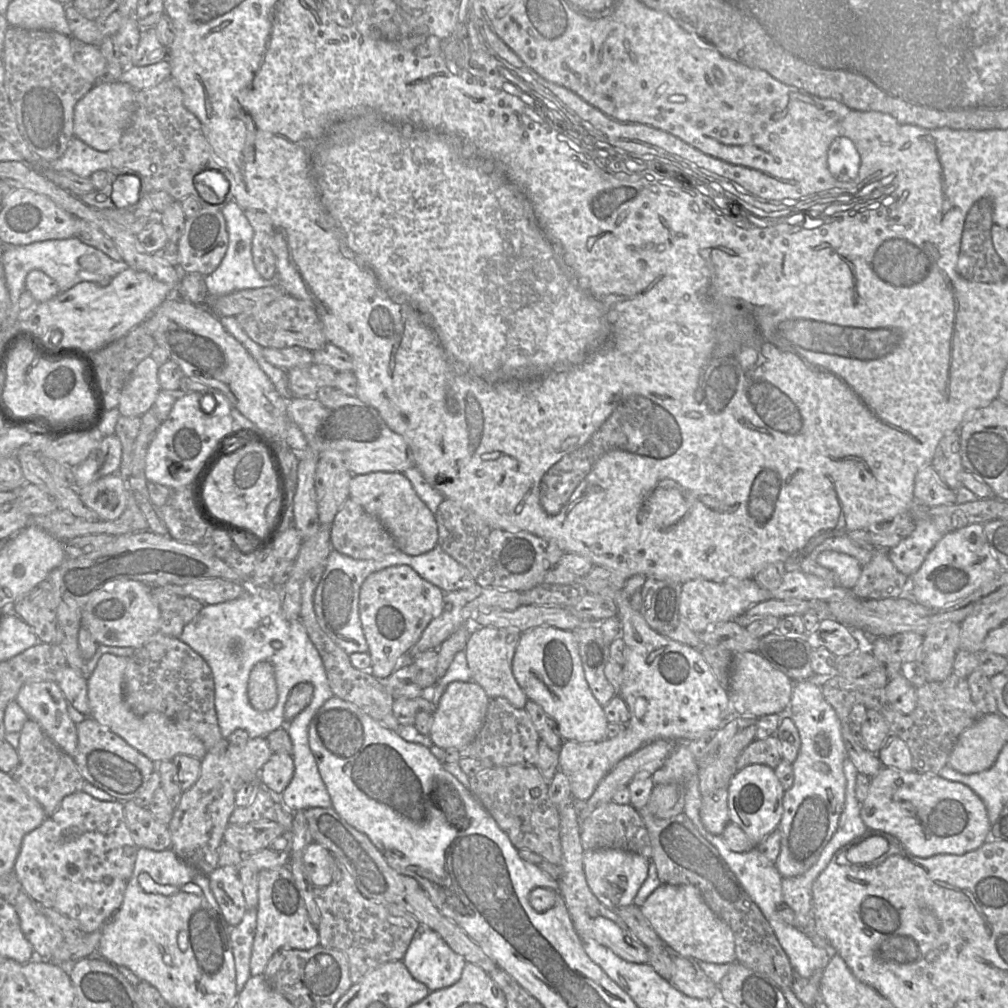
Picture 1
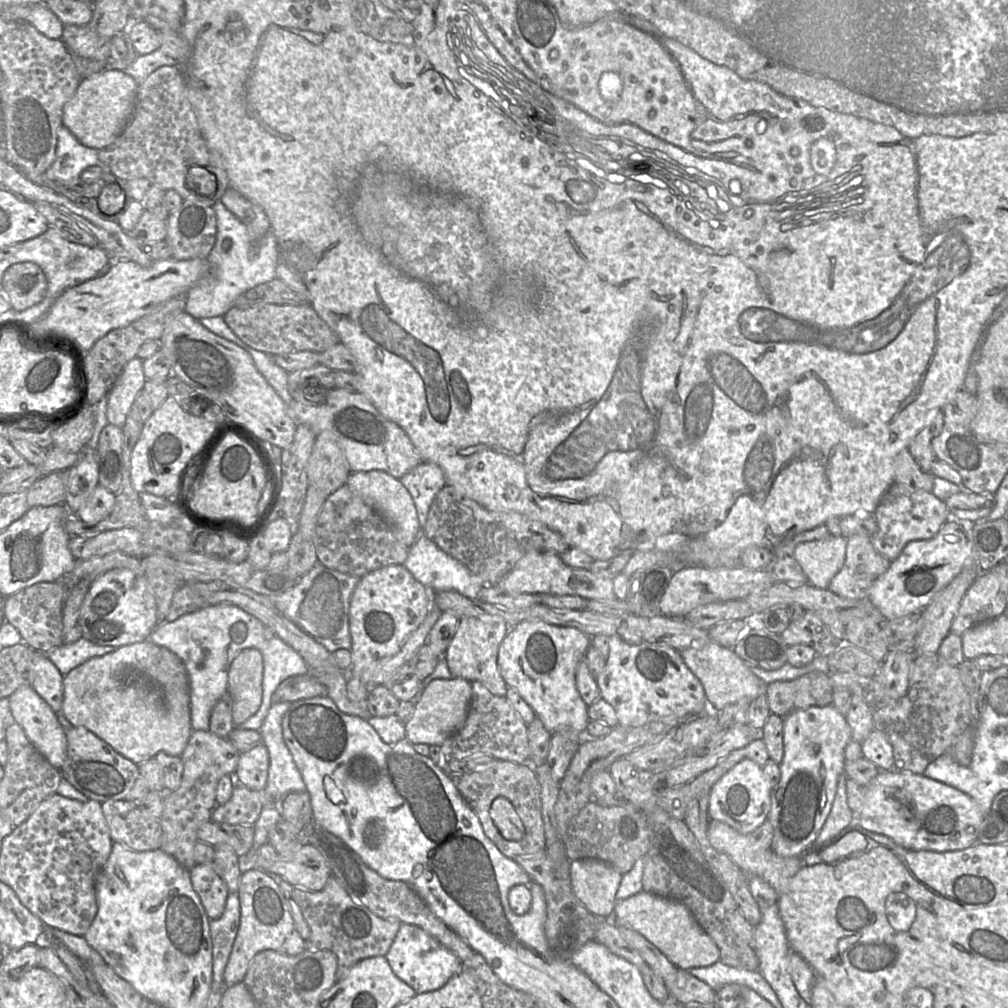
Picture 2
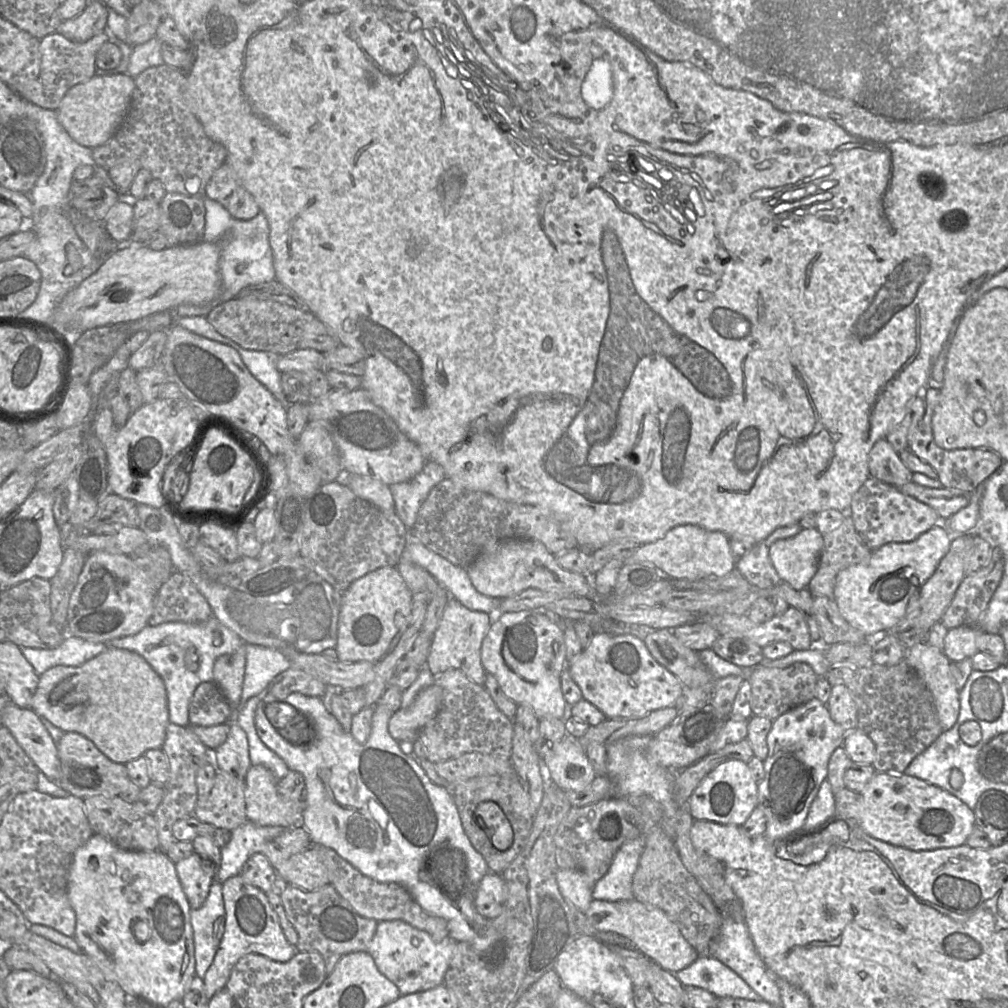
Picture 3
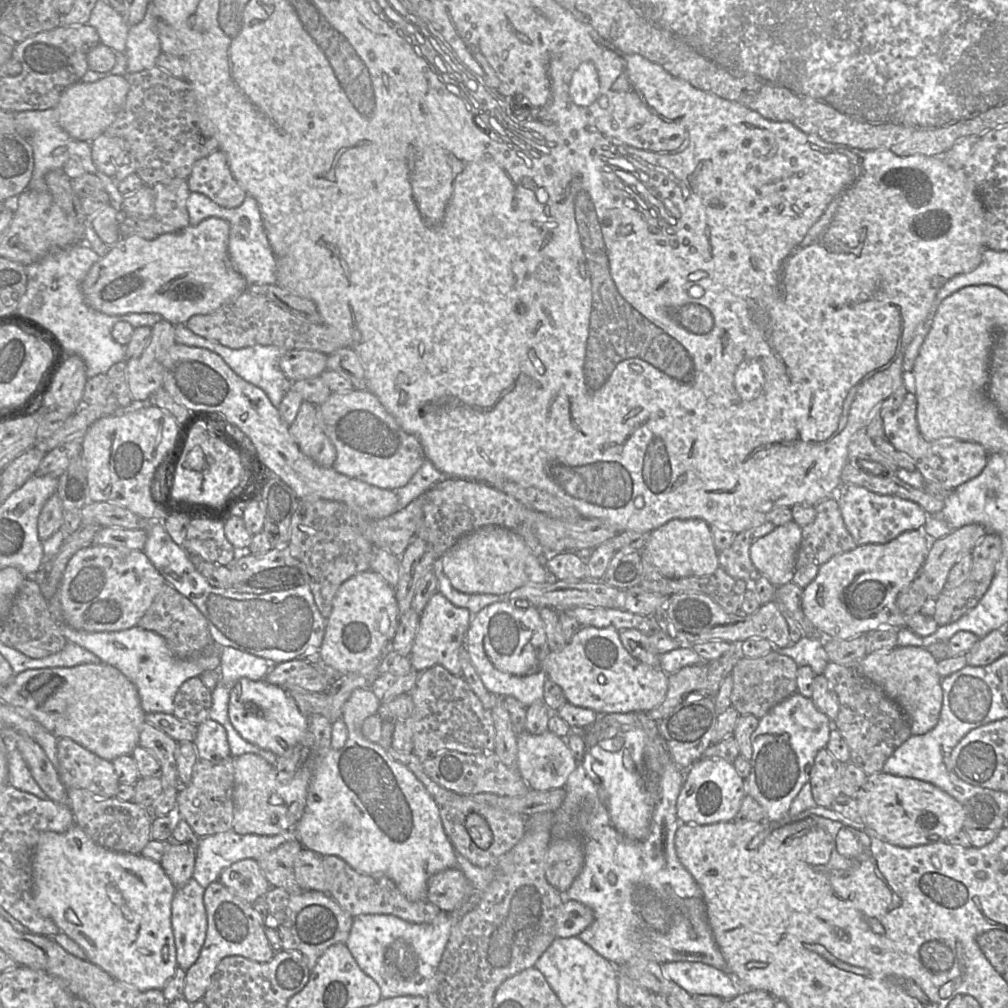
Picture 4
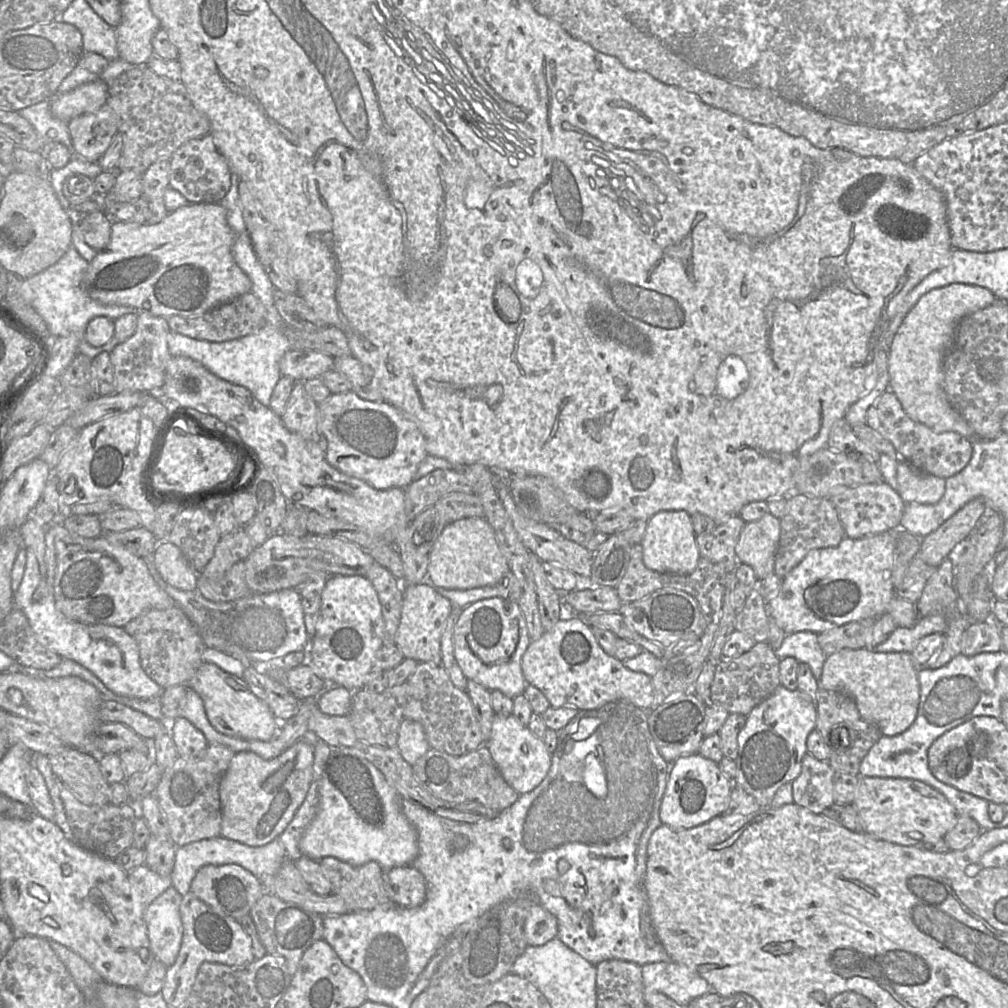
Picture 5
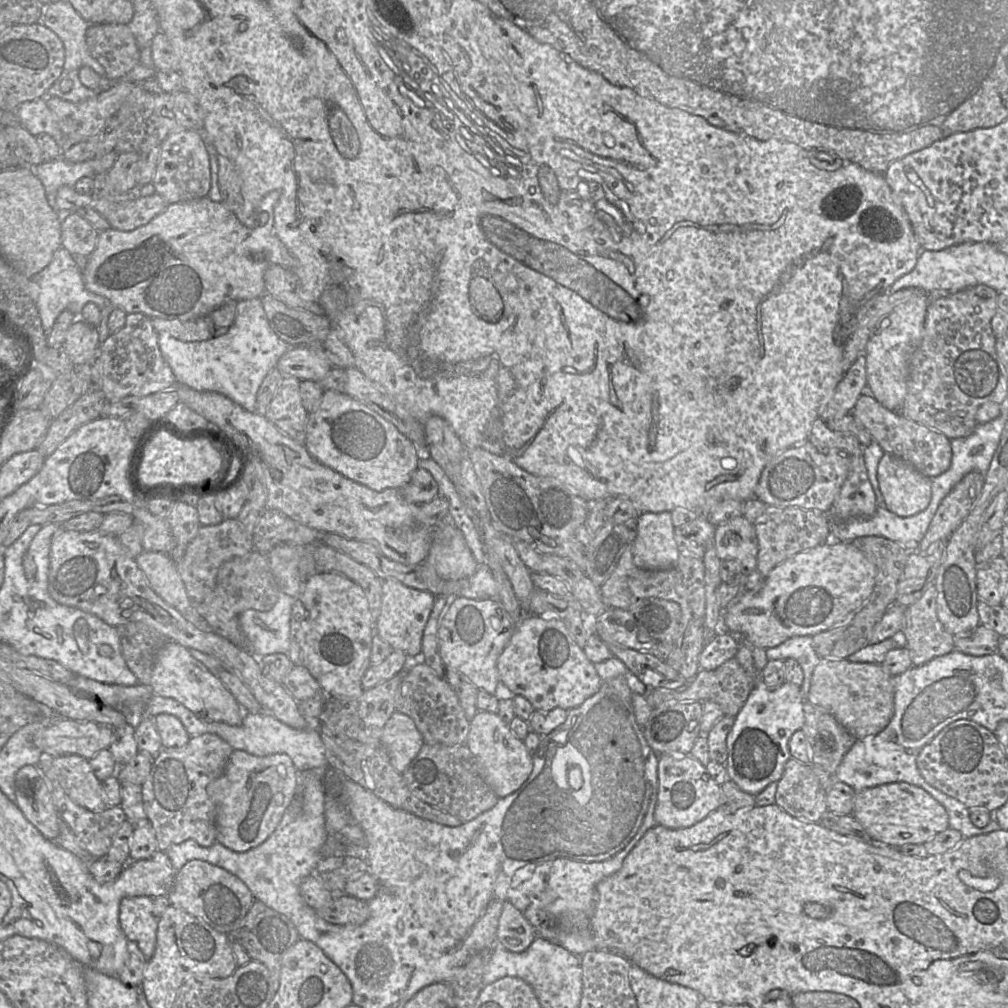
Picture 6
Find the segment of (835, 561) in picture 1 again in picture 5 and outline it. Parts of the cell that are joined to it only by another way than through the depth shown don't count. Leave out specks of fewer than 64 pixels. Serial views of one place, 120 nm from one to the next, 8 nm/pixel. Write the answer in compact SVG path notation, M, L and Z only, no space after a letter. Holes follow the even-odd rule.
M767 513L755 522L746 523L735 547L736 556L740 563L752 567L759 579L774 573L775 555L780 538L780 518Z

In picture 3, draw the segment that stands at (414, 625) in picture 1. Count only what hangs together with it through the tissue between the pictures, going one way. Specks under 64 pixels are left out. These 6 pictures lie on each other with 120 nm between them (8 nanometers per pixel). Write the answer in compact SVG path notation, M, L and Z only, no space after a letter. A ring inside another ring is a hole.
M395 566L379 568L355 580L343 593L339 618L337 659L345 663L377 663L408 624L413 594Z

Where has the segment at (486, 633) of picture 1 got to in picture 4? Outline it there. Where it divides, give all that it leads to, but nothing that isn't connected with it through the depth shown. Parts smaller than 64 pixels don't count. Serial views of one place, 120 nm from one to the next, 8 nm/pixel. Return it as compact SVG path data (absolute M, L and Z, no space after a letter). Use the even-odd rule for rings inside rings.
M439 592L434 594L419 617L418 629L409 655L412 667L416 671L424 671L441 665L451 674L461 676L460 651L464 647L472 617L473 614L467 608L455 606Z

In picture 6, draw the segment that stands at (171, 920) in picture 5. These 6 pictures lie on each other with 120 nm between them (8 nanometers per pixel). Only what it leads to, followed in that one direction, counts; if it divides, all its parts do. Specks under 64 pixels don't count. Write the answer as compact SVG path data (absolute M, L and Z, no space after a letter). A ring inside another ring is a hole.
M149 896L125 897L120 902L119 922L122 931L130 942L133 942L140 951L150 958L155 950L158 920L153 914L153 902Z

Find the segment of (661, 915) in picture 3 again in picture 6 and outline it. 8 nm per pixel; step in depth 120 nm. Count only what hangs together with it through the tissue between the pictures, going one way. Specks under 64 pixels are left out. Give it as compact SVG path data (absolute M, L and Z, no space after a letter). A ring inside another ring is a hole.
M504 902L496 932L498 944L508 951L522 952L536 938L535 928L524 913L516 909L510 902Z

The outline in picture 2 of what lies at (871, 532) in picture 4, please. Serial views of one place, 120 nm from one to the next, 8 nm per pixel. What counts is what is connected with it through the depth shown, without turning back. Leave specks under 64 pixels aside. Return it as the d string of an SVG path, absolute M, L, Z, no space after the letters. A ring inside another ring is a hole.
M896 482L882 496L873 516L877 530L871 535L872 544L890 562L901 554L909 542L934 537L951 517L945 502L932 492Z

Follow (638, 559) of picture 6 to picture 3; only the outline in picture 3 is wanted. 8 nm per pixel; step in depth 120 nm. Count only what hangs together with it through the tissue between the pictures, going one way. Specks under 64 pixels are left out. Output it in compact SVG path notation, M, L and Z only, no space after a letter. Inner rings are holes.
M679 525L655 542L641 545L622 565L651 563L670 579L696 581L708 577L723 577L735 569L729 537L719 531L708 531L696 525Z

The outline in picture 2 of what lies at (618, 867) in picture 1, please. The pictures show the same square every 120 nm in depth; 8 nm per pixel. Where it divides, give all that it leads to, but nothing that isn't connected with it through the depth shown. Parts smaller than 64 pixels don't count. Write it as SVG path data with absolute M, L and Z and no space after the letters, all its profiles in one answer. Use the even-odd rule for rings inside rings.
M593 858L572 861L570 866L573 893L598 919L611 919L622 876L609 863Z

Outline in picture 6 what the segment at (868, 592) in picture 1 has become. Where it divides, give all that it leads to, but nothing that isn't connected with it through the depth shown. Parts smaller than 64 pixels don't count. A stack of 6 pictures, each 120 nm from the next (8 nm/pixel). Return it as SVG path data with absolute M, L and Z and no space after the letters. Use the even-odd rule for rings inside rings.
M767 506L765 512L755 520L753 525L758 543L757 569L765 577L774 567L795 554L817 547L831 540L832 518L829 513L823 513L817 510L807 510L798 507Z

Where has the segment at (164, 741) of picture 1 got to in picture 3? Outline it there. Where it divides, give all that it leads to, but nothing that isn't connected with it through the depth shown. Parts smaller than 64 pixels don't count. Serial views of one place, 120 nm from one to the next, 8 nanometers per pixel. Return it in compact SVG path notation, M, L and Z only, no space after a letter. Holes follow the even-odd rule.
M108 648L108 650L104 653L101 653L95 658L77 667L58 665L40 674L38 686L33 694L30 708L34 710L42 719L48 720L64 732L77 732L82 734L91 740L95 746L110 760L123 764L143 756L149 749L161 749L165 740L166 728L168 724L171 723L169 721L167 693L163 679L142 656L135 652L119 648Z

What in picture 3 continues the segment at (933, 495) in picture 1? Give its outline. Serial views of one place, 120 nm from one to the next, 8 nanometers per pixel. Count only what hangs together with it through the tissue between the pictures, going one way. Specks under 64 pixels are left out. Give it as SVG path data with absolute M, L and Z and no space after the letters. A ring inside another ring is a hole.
M885 439L878 440L869 453L870 476L899 487L912 482L913 472L905 466L899 453Z

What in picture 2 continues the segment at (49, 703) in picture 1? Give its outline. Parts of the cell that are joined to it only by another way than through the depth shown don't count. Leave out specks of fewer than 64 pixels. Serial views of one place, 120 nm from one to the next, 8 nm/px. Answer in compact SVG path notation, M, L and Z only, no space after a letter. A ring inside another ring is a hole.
M28 684L9 696L9 707L15 723L19 724L35 748L57 769L62 769L67 756L67 734L58 721L56 712Z

